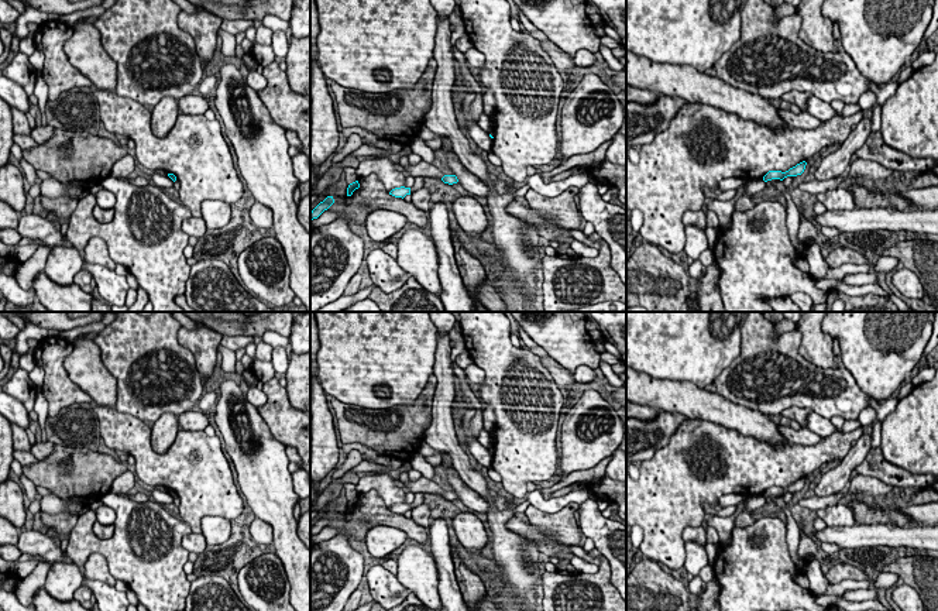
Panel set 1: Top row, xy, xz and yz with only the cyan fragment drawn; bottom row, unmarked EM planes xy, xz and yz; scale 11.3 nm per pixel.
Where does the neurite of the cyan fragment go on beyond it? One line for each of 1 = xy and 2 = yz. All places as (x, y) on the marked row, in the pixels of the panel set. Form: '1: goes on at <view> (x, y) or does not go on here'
1: does not go on here
2: does not go on here

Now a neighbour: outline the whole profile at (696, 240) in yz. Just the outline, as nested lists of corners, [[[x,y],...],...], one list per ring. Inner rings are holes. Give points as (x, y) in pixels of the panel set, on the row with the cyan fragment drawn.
[[[687,224],[686,229],[686,246],[684,251],[693,260],[697,260],[700,254],[708,250],[708,238],[705,231],[697,226]]]

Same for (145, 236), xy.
[[[110,175],[102,185],[116,196],[113,220],[100,223],[95,219],[96,195],[89,192],[79,199],[72,212],[65,237],[80,253],[92,237],[103,238],[110,258],[124,265],[135,277],[138,286],[148,294],[152,312],[185,312],[175,303],[175,298],[185,294],[190,274],[190,265],[183,254],[189,236],[182,230],[182,222],[192,217],[190,209],[154,183],[135,186]]]

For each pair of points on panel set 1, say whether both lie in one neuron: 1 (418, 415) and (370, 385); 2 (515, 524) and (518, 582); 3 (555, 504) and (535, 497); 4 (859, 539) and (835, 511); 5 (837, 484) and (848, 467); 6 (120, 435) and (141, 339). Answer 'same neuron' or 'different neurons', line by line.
1: different neurons
2: different neurons
3: same neuron
4: different neurons
5: same neuron
6: different neurons

